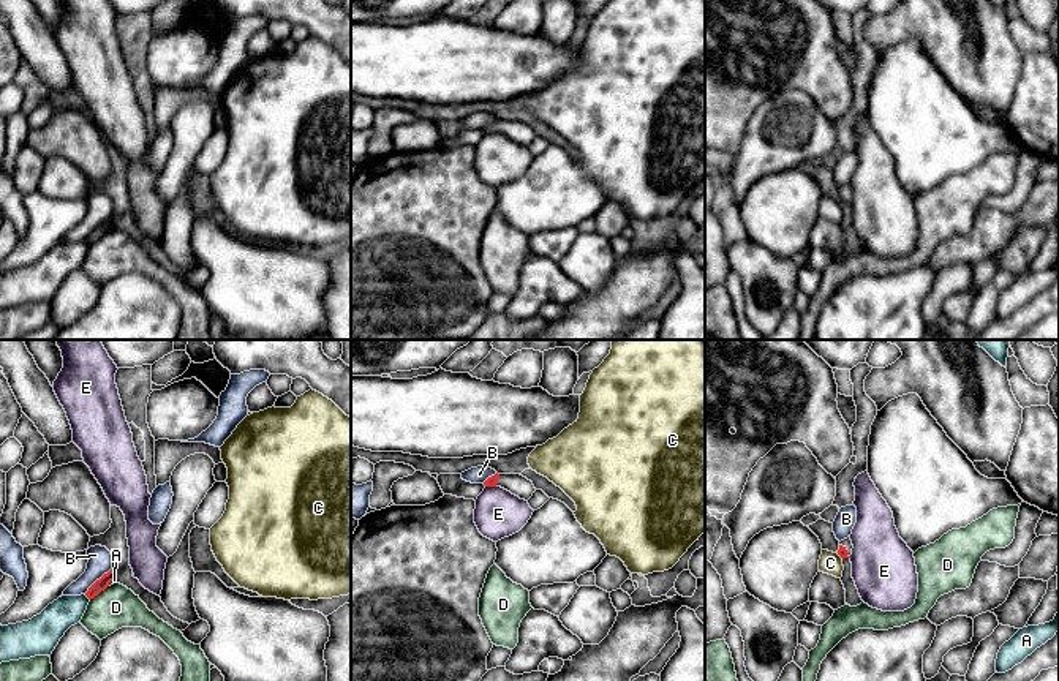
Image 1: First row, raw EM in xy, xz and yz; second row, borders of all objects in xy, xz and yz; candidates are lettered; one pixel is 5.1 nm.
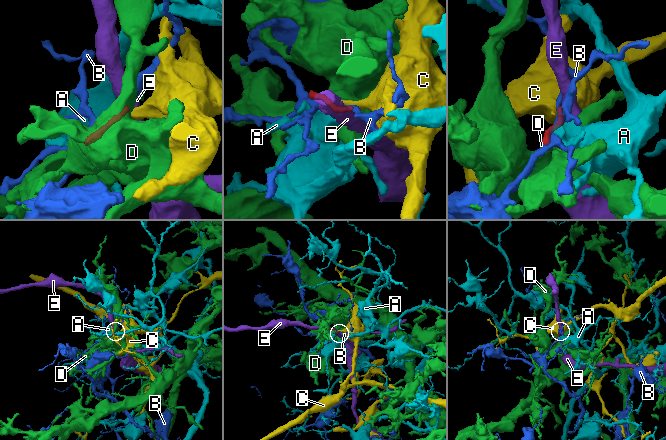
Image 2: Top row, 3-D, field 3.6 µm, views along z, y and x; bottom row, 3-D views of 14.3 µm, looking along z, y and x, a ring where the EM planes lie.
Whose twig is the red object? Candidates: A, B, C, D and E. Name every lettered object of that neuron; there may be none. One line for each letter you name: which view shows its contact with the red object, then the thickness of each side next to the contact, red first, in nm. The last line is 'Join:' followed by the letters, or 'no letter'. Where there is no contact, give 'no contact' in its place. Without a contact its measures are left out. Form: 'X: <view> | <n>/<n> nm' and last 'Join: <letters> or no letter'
Join: no letter

